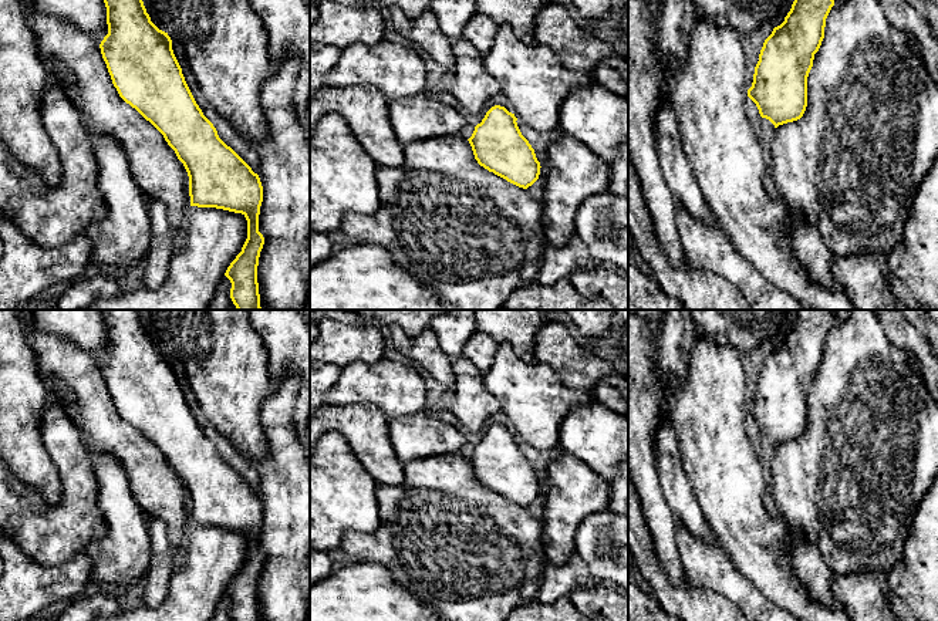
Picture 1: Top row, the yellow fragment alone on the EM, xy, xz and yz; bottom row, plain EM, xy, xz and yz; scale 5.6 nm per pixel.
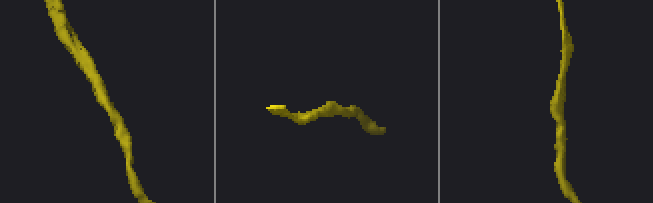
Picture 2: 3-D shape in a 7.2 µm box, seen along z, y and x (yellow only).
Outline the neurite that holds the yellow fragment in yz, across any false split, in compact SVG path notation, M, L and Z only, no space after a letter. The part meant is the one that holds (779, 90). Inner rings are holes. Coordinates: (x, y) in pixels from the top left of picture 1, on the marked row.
M794 0L785 21L763 43L748 97L756 104L760 117L769 119L775 128L800 119L806 111L807 77L833 6L834 0Z

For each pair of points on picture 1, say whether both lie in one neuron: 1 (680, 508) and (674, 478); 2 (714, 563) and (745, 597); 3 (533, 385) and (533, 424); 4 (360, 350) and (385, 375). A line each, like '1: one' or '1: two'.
1: one
2: one
3: one
4: two

